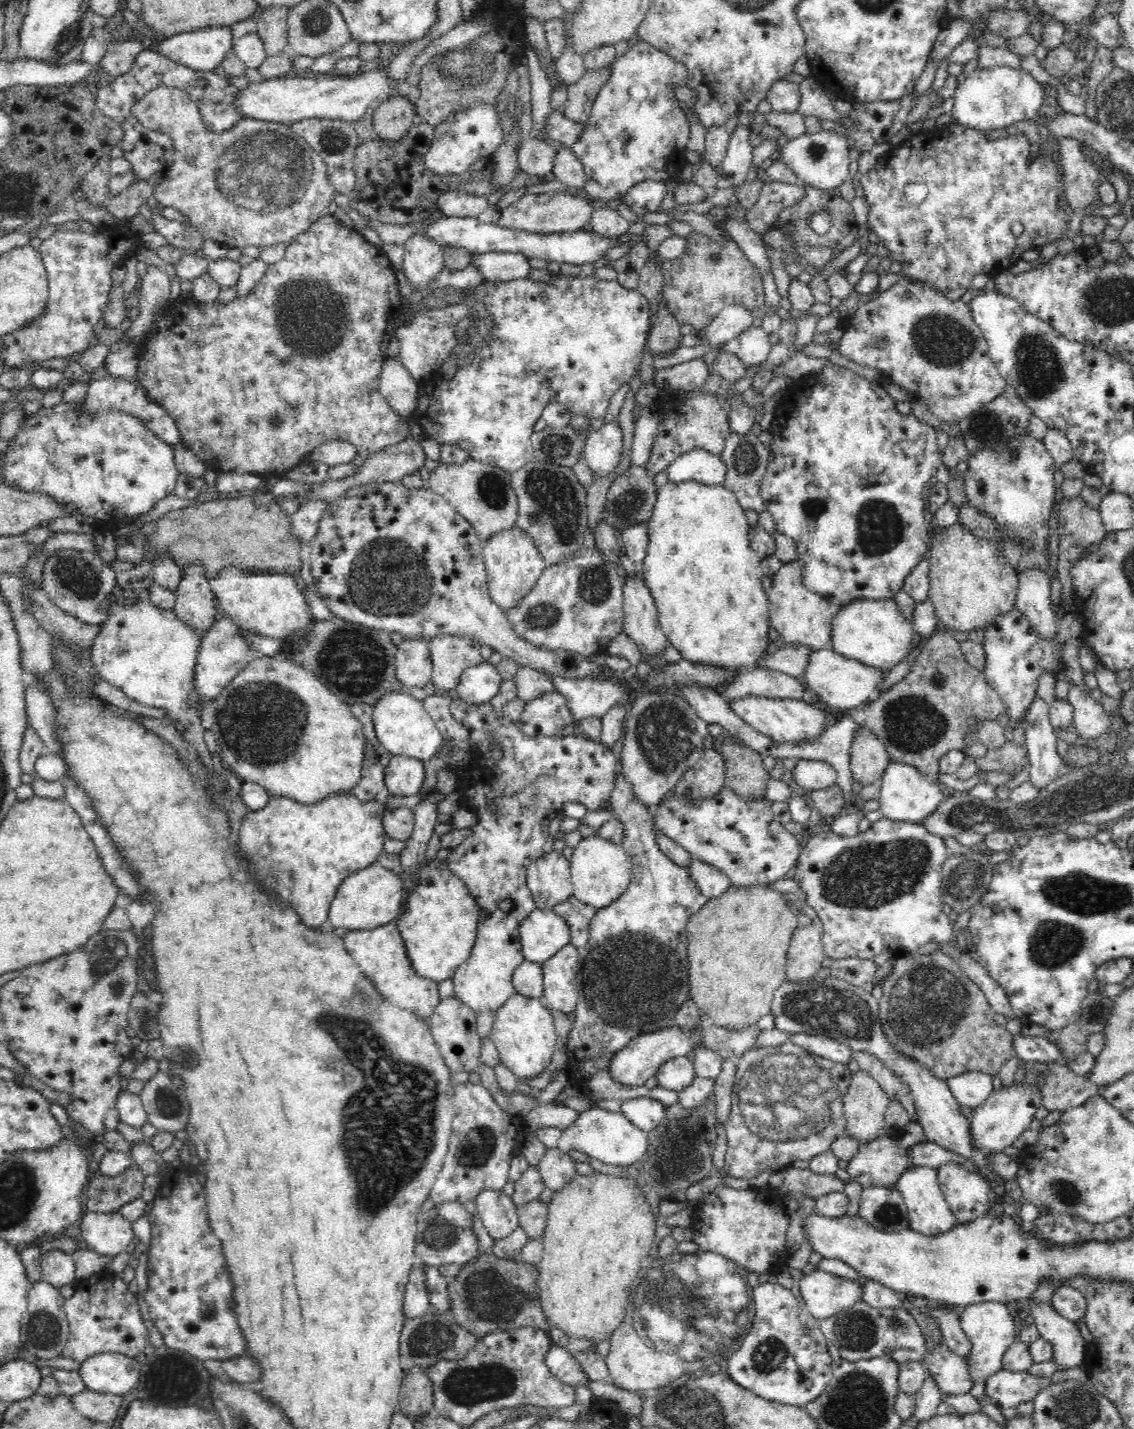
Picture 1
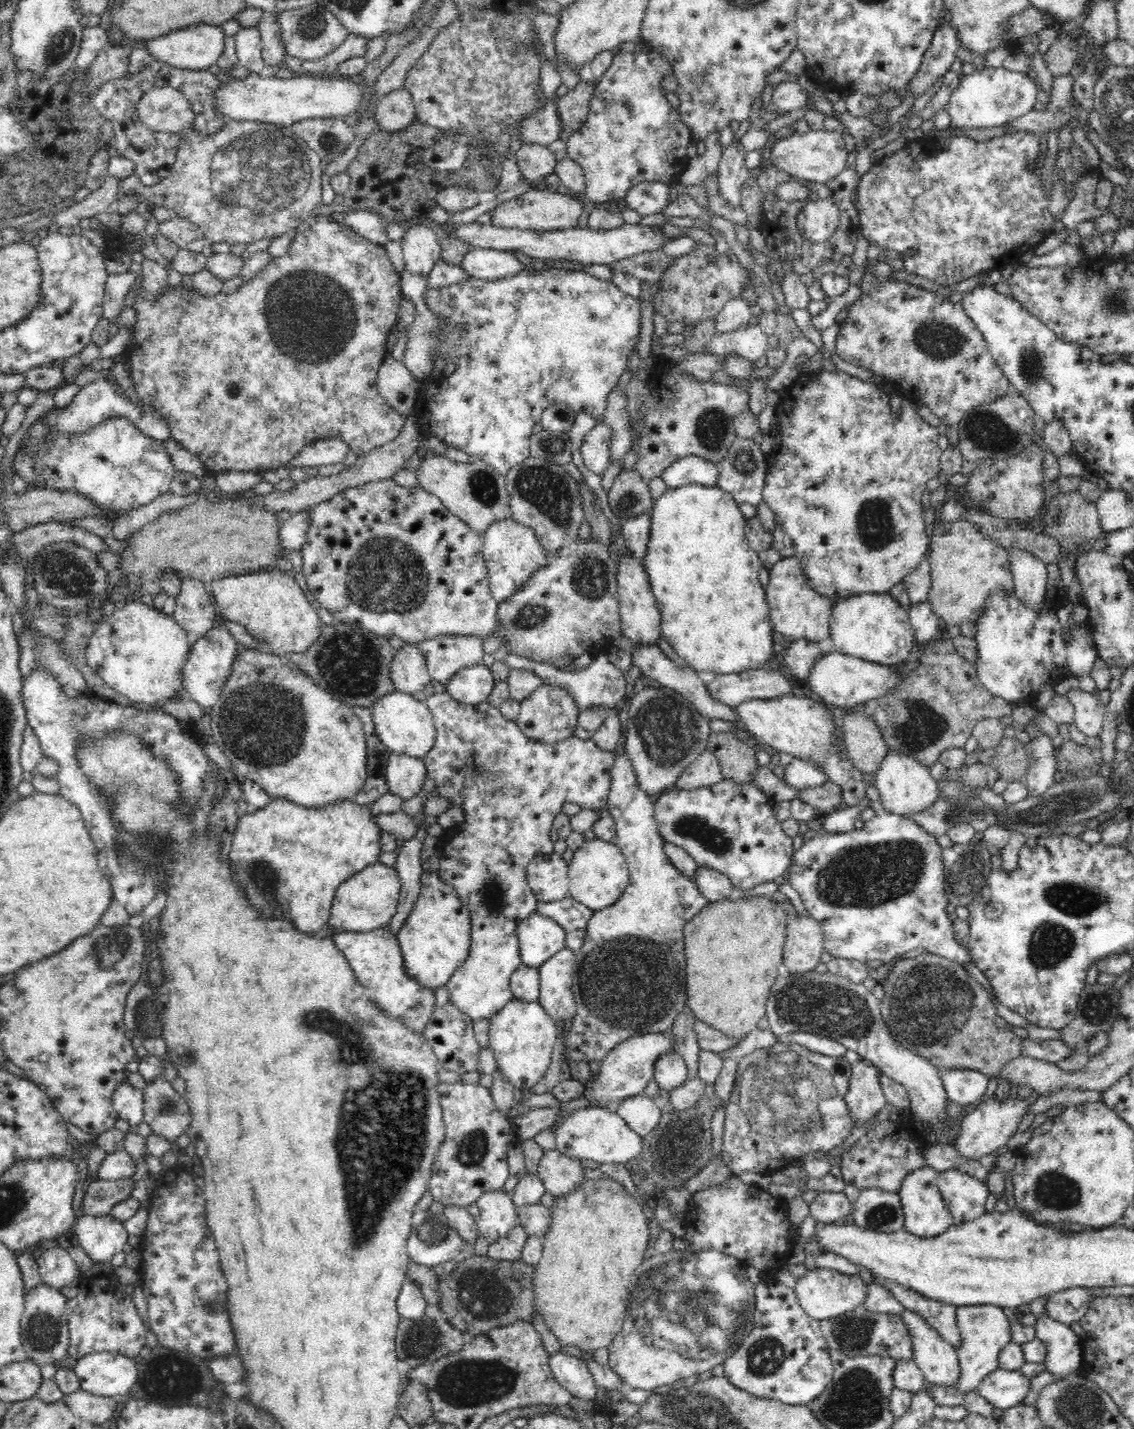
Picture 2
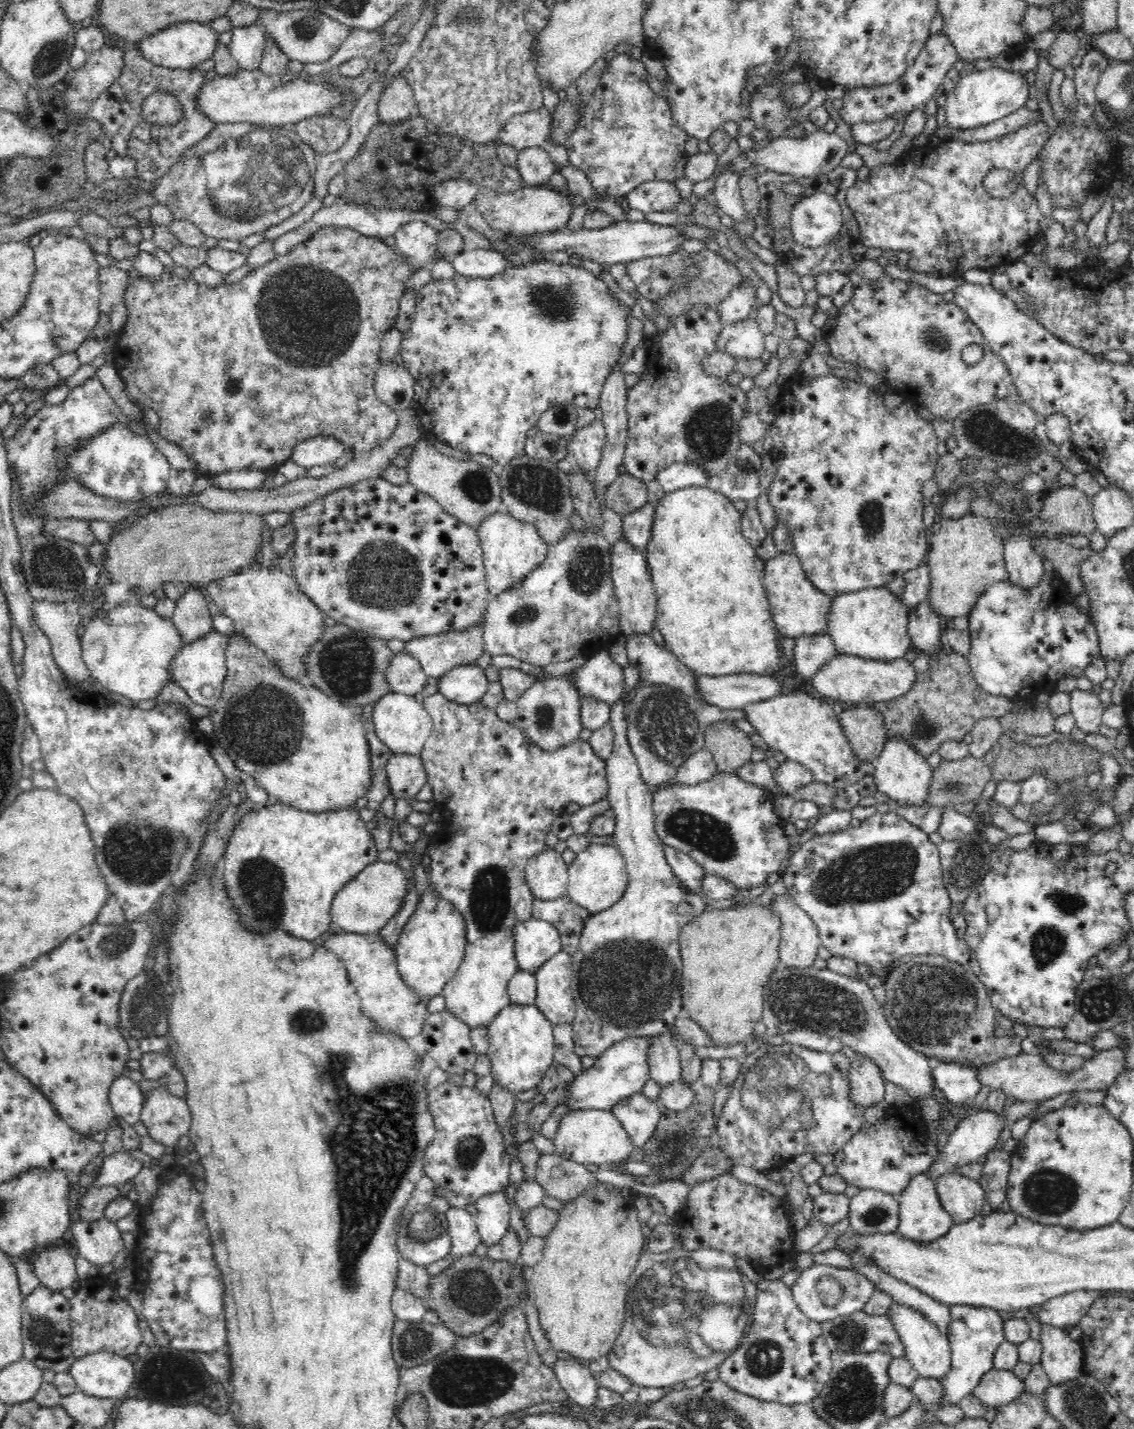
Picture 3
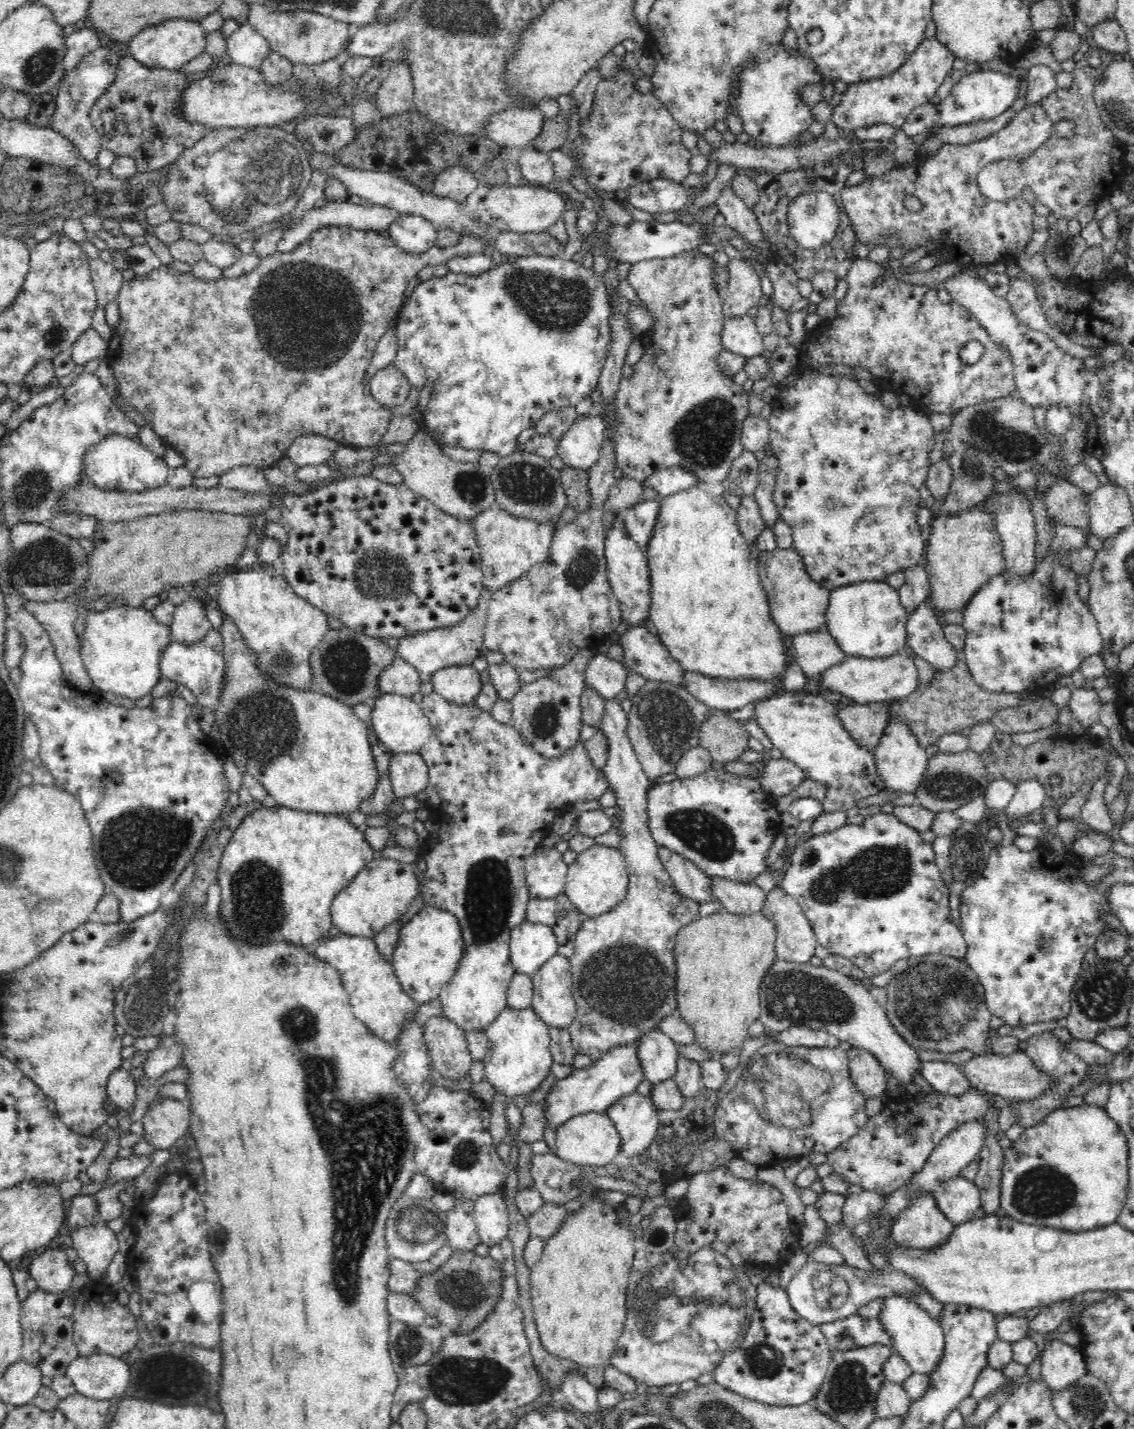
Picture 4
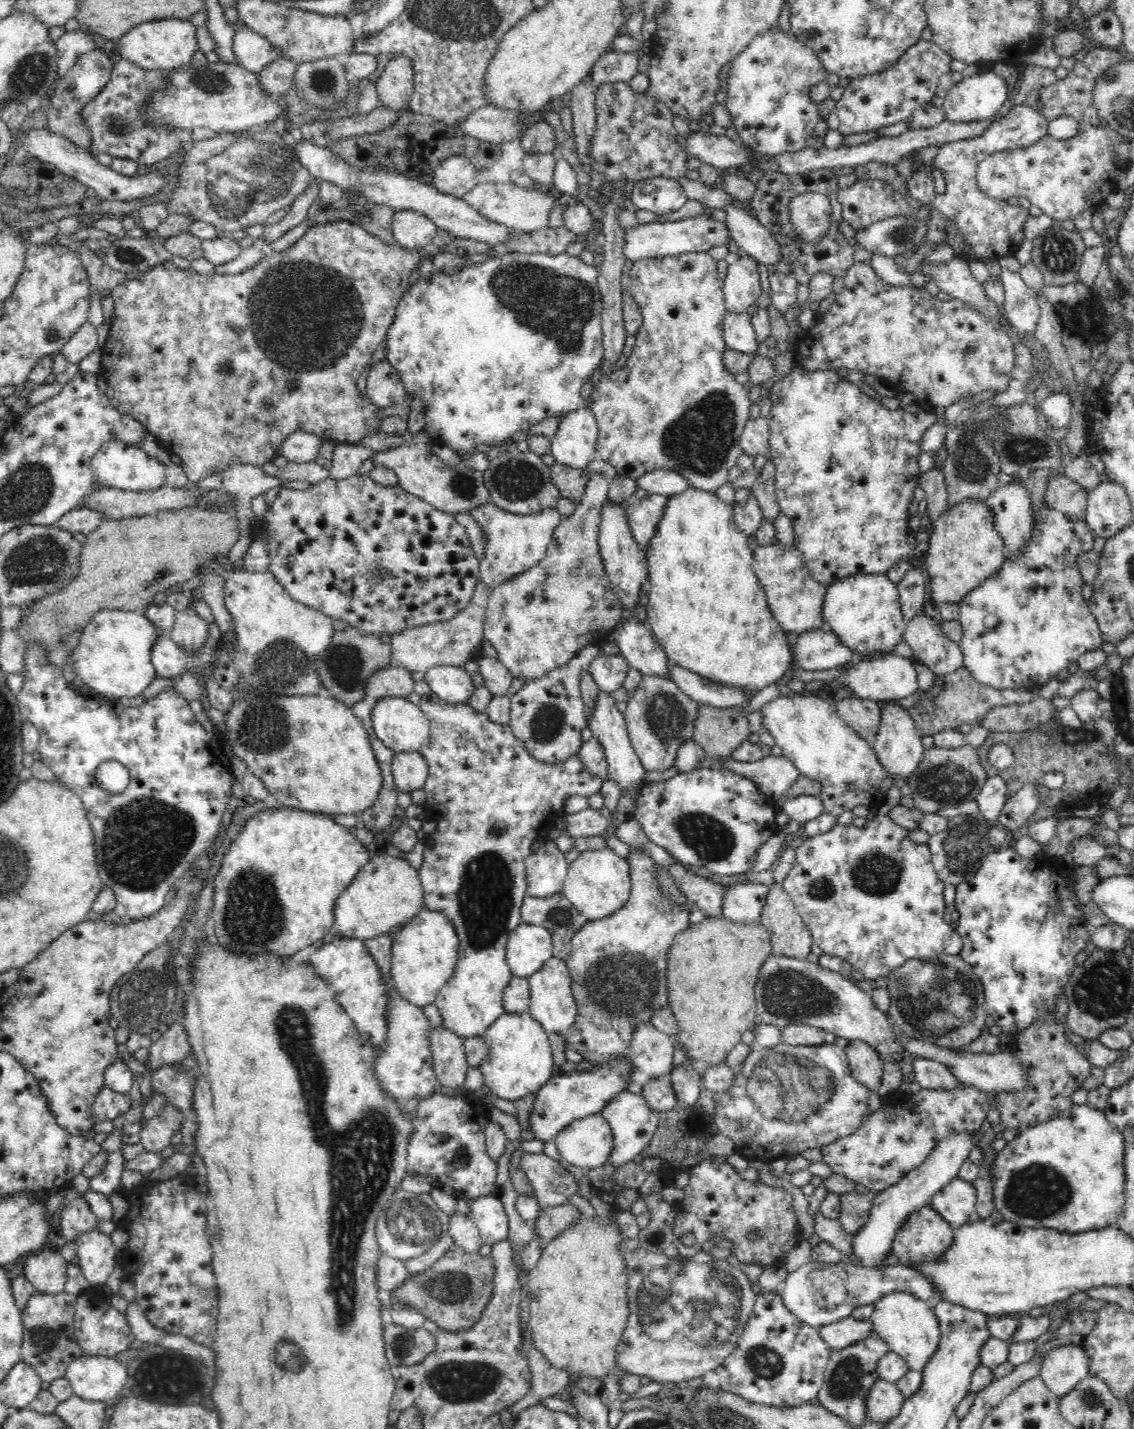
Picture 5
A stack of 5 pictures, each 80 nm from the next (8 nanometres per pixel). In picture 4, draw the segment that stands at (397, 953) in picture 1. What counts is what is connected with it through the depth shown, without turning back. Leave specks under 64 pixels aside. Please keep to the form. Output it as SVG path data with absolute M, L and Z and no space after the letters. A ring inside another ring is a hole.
M341 935L317 944L314 954L341 973L342 984L349 993L354 1016L377 1037L393 1042L404 1030L404 1024L417 1015L420 1005L402 991L394 973L392 959L383 957L368 937Z

